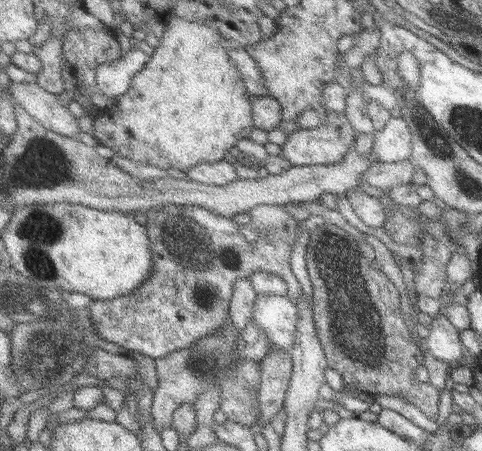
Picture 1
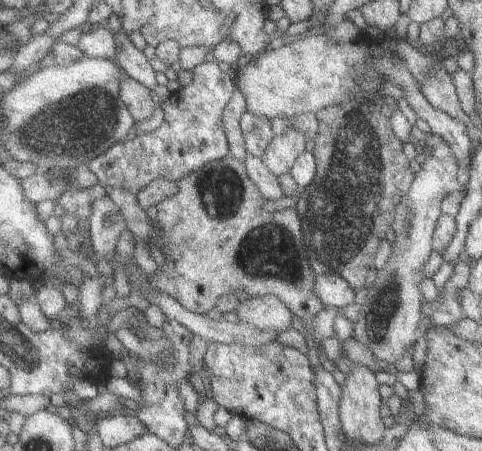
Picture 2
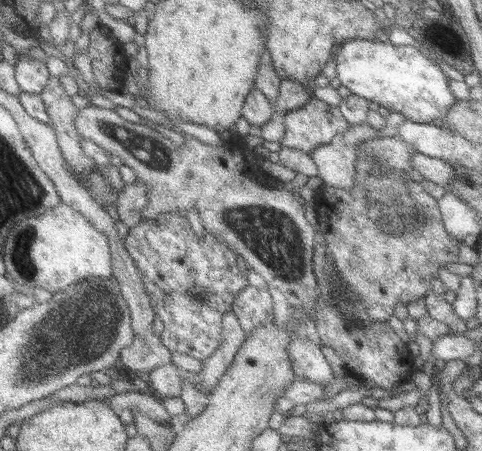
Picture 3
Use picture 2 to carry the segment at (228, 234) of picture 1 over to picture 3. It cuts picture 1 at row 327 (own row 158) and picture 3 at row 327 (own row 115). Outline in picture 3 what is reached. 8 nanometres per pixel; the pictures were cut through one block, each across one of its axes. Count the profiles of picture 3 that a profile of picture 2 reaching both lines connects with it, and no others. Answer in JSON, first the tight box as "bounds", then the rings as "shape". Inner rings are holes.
{"bounds":[125,212,249,362],"shape":[[[181,212],[165,214],[159,220],[143,220],[129,230],[125,242],[139,266],[153,308],[165,324],[163,344],[171,352],[189,354],[199,362],[211,358],[225,336],[225,314],[233,310],[237,296],[249,286],[247,278],[241,276],[237,254],[207,232],[199,238]]]}

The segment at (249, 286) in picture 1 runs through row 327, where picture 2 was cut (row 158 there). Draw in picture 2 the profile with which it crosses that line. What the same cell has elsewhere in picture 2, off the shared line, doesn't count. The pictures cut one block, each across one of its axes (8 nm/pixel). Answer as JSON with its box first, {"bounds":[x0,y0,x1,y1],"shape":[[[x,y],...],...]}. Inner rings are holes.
{"bounds":[223,88,249,164],"shape":[[[237,88],[235,96],[231,96],[231,100],[227,102],[225,106],[225,114],[223,114],[223,120],[225,120],[225,130],[229,134],[229,144],[231,144],[231,156],[241,160],[243,164],[247,162],[249,158],[249,150],[247,150],[247,140],[245,140],[245,132],[243,132],[243,126],[241,126],[241,120],[243,120],[243,114],[247,112],[247,96],[243,94],[241,88]]]}

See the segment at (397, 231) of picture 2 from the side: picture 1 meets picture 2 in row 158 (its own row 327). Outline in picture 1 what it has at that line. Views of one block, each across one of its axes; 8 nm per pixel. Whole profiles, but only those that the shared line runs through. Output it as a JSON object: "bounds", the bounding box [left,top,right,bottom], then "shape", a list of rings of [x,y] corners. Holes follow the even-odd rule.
{"bounds":[425,316,463,366],"shape":[[[433,316],[431,324],[427,324],[427,330],[429,338],[425,338],[425,344],[435,358],[455,366],[463,364],[463,332],[447,316]]]}

